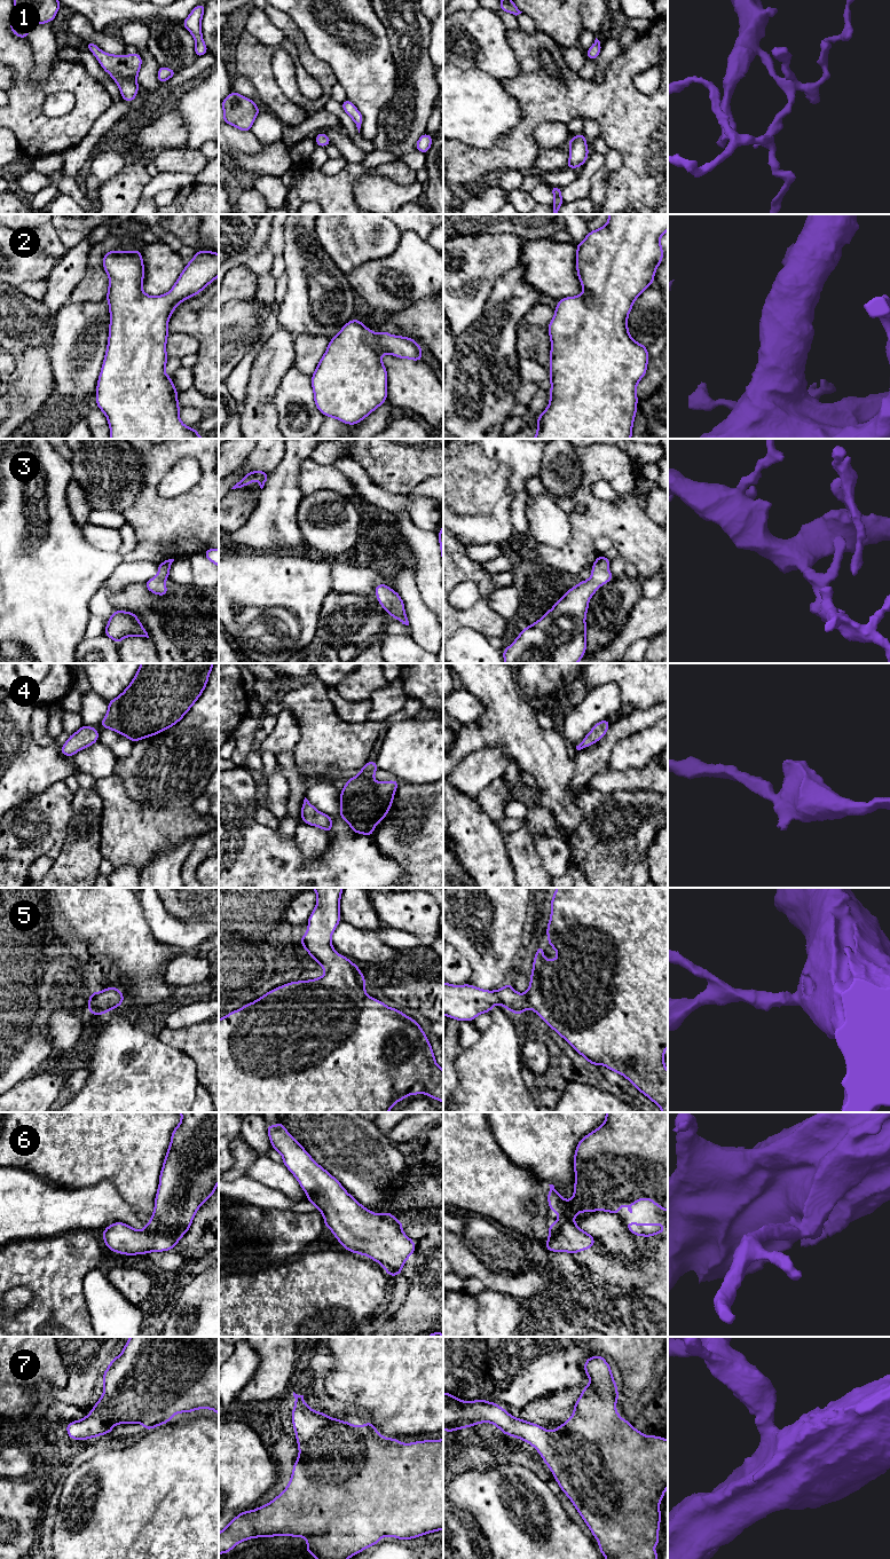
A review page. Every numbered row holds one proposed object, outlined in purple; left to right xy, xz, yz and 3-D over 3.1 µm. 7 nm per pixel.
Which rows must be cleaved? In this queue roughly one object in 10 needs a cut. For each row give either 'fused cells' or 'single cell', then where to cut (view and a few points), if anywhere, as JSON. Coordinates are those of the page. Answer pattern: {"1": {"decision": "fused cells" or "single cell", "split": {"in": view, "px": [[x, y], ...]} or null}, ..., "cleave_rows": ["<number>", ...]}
{"1": {"decision": "single cell", "split": null}, "2": {"decision": "single cell", "split": null}, "3": {"decision": "single cell", "split": null}, "4": {"decision": "single cell", "split": null}, "5": {"decision": "single cell", "split": null}, "6": {"decision": "single cell", "split": null}, "7": {"decision": "single cell", "split": null}, "cleave_rows": []}

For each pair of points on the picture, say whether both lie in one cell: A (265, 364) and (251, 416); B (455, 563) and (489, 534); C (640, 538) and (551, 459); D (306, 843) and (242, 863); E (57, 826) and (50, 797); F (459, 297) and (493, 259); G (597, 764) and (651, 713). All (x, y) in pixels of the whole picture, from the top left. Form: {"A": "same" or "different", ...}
{"A": "same", "B": "different", "C": "different", "D": "different", "E": "same", "F": "same", "G": "same"}

